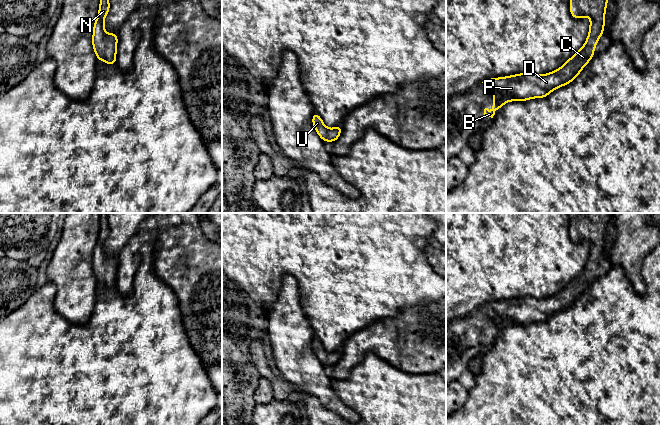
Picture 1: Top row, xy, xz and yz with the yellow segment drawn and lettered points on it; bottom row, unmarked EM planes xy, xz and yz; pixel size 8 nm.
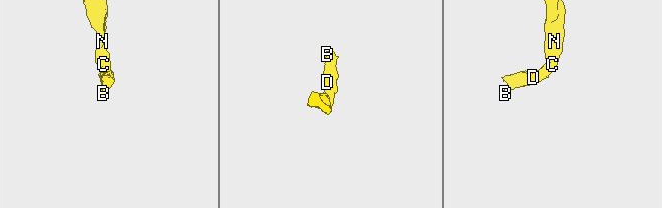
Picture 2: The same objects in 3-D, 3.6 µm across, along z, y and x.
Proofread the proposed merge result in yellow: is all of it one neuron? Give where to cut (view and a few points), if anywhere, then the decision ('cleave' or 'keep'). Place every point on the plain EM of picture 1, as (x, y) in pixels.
no cut | keep

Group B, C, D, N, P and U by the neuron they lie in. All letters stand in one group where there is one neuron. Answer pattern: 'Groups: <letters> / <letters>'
Groups: B C D N P U

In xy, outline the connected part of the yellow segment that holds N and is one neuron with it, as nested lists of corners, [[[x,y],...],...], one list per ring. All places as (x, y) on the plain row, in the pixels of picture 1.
[[[100,213],[100,230],[93,250],[92,269],[98,285],[116,289],[117,257],[105,258],[104,243],[110,234],[108,213]]]

